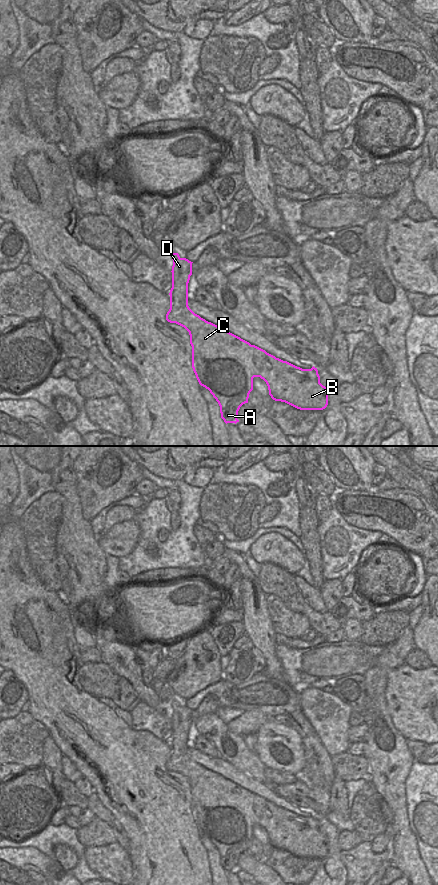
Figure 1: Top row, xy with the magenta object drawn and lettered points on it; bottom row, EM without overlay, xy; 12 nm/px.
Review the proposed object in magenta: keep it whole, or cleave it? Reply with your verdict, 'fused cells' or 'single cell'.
single cell

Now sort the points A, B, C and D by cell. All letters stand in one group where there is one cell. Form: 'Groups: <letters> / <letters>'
Groups: A B C D.

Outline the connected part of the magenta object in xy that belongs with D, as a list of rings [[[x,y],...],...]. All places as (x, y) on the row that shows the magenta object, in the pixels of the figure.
[[[172,253],[172,288],[170,309],[166,320],[184,327],[190,335],[192,346],[192,368],[199,384],[210,391],[220,406],[221,418],[227,423],[237,423],[240,407],[248,403],[253,390],[253,378],[263,379],[269,395],[275,401],[285,402],[300,410],[323,410],[328,405],[328,391],[320,383],[317,368],[302,369],[251,345],[240,337],[206,321],[188,306],[188,283],[192,275],[192,263]]]

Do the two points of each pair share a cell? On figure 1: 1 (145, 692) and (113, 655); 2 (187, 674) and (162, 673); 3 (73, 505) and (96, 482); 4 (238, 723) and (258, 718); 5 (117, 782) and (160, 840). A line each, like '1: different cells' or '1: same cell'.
1: same cell
2: different cells
3: different cells
4: same cell
5: same cell

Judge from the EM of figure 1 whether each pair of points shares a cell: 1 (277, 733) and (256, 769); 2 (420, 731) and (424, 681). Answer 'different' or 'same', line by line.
1: different
2: same

